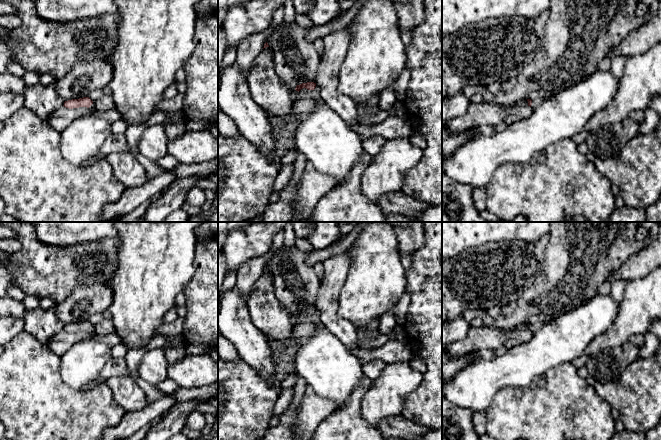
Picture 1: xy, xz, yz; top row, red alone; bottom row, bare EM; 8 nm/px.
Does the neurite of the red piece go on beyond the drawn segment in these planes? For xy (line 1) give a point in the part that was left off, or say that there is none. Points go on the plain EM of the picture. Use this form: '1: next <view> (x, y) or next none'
1: next none

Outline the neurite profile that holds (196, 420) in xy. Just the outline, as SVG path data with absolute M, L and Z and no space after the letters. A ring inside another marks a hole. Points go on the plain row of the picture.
M194 411L189 414L186 420L185 428L195 429L201 431L206 426L204 414Z

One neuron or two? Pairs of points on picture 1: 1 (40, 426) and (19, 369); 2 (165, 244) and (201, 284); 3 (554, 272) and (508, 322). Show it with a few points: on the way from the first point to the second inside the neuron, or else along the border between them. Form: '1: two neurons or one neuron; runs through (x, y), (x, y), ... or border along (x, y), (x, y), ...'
1: one neuron; runs through (40, 412), (31, 400), (26, 383)
2: two neurons; border along (195, 252), (194, 274), (183, 291)
3: one neuron; runs through (542, 285), (525, 301), (525, 304), (520, 309)

